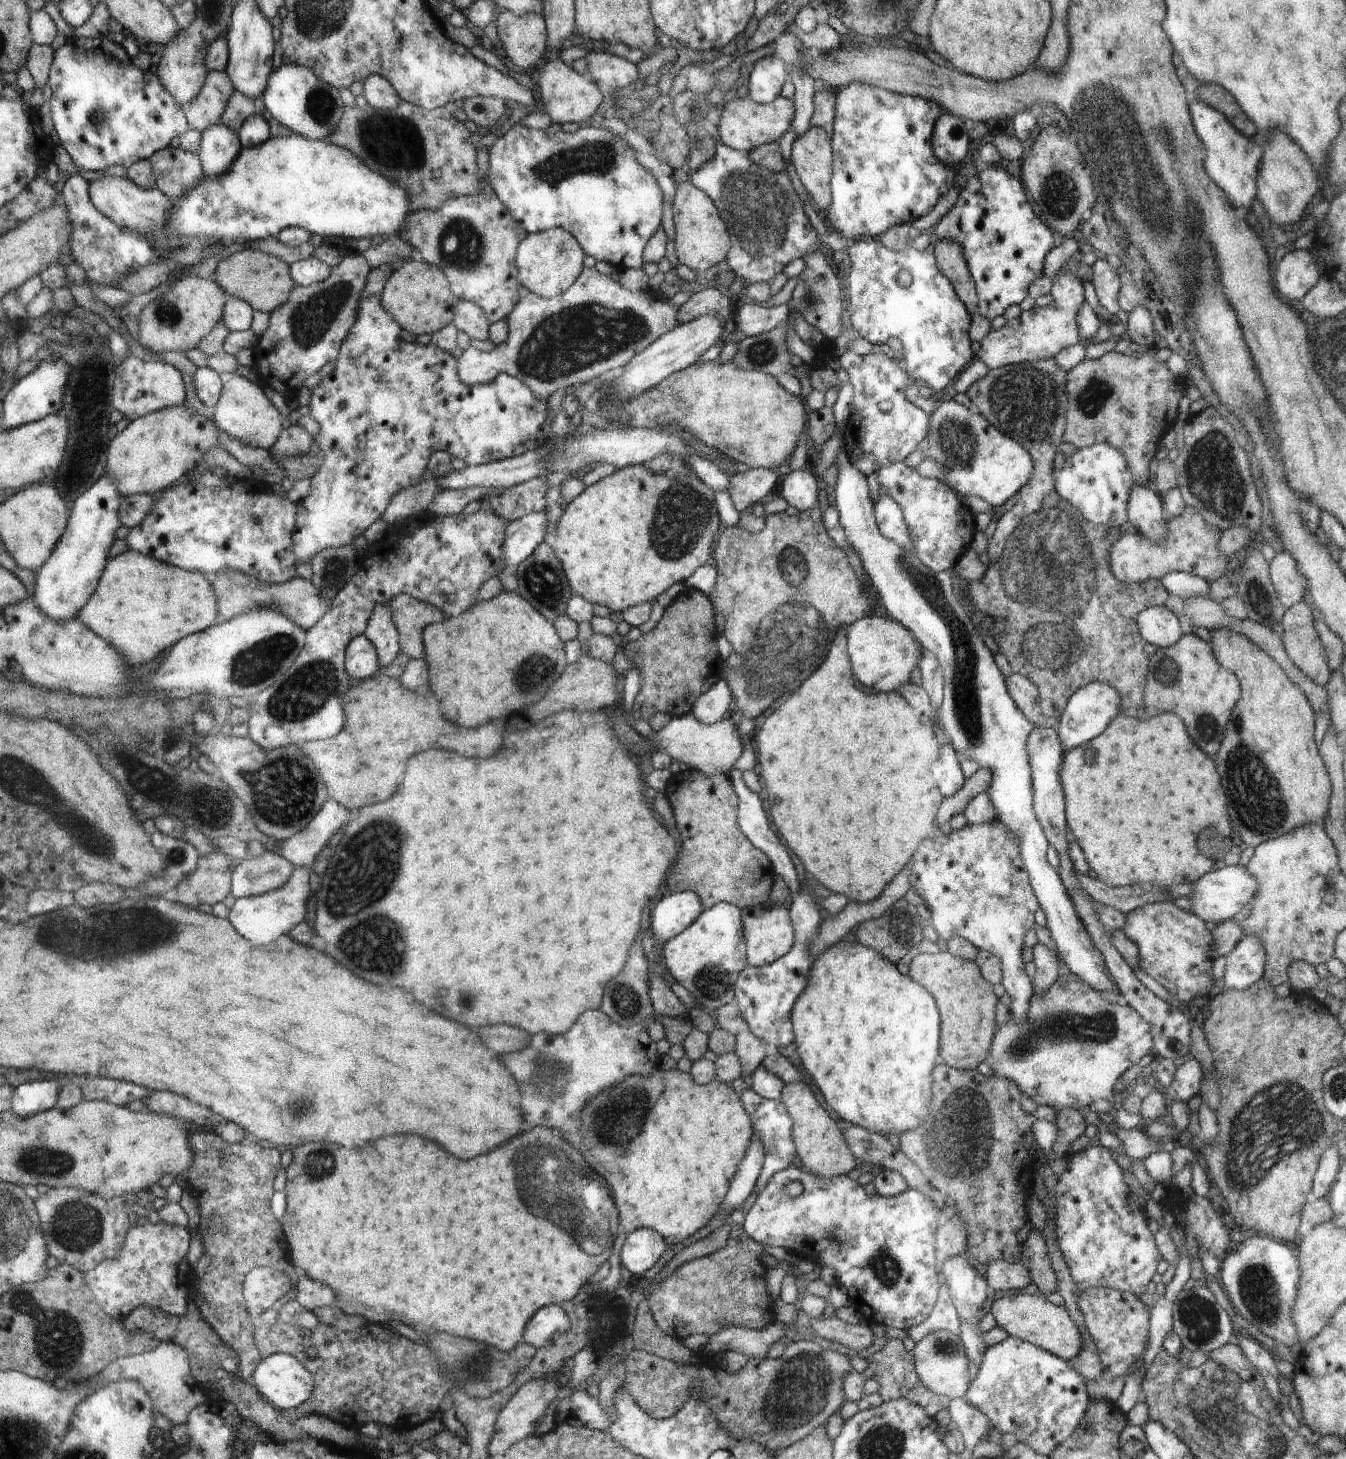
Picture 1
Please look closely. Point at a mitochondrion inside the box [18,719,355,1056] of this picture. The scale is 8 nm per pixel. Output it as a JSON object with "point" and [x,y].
{"point":[105,932]}

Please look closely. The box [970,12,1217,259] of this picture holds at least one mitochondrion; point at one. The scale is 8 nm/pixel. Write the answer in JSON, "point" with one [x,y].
{"point":[1059,194]}

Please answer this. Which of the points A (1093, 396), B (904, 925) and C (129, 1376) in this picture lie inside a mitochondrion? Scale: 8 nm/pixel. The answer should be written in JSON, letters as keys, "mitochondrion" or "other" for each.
{"A":"mitochondrion","B":"mitochondrion","C":"other"}

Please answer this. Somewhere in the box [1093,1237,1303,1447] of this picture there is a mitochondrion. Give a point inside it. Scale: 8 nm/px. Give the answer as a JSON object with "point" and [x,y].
{"point":[1259,1291]}

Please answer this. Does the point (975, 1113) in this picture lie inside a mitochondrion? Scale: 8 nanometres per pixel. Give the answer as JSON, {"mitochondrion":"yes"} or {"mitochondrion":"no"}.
{"mitochondrion":"yes"}

